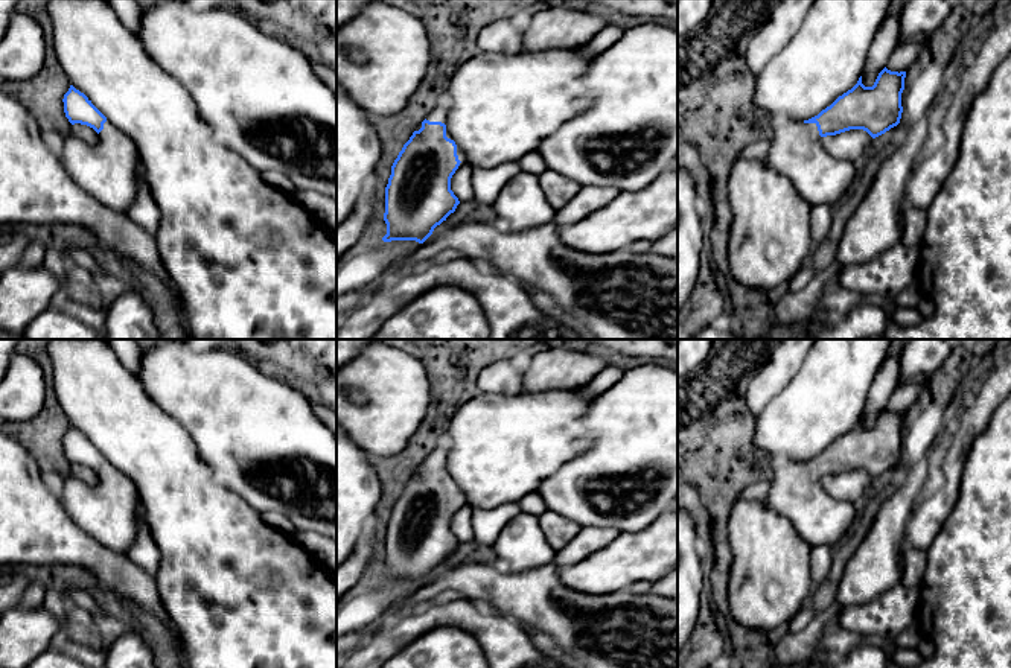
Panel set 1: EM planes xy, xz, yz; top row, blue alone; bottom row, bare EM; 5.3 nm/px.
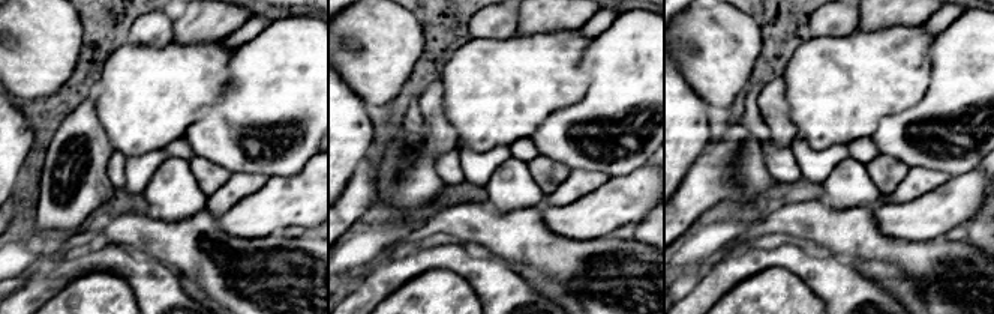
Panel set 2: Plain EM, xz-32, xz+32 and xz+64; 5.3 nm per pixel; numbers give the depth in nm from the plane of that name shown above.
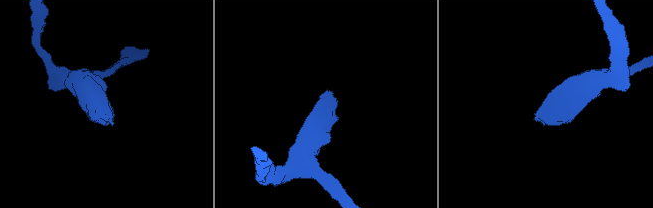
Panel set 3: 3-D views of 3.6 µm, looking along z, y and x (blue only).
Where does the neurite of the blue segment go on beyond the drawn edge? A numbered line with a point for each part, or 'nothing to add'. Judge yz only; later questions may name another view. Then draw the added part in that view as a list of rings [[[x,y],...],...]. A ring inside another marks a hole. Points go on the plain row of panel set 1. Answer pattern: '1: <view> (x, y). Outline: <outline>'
1: yz (797, 492). Outline: [[[773,460],[764,505],[786,517],[810,545],[837,545],[856,517],[854,504],[834,498],[822,482],[816,464]]]

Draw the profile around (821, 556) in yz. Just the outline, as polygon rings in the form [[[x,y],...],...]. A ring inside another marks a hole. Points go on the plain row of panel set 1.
[[[816,545],[810,549],[810,575],[812,581],[819,586],[828,575],[833,560],[831,545]]]

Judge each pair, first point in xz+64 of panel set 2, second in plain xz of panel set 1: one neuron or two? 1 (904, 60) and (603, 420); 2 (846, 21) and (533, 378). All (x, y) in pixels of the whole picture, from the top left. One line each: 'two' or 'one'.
1: two
2: two

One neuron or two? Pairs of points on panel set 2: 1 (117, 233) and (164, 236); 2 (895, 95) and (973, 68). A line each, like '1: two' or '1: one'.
1: one
2: two

